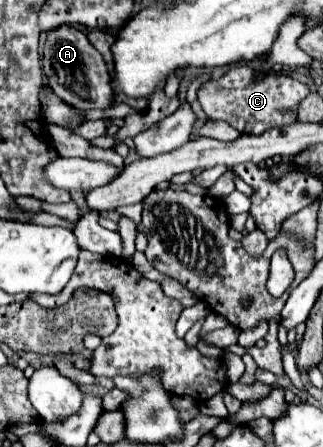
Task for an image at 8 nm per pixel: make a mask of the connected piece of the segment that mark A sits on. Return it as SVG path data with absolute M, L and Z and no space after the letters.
M59 26L47 34L43 44L43 74L47 78L47 86L67 104L89 110L89 108L107 108L109 102L109 74L103 56L93 48L87 40L87 34L73 26Z

